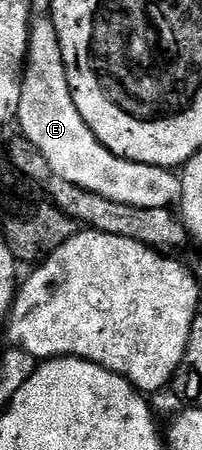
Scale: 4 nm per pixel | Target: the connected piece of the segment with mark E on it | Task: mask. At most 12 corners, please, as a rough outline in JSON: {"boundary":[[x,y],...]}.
{"boundary":[[34,16],[16,124],[53,177],[144,209],[172,169],[117,157],[75,107],[52,16]]}

